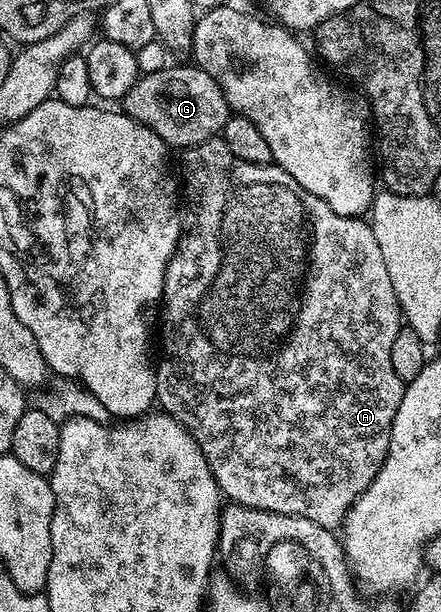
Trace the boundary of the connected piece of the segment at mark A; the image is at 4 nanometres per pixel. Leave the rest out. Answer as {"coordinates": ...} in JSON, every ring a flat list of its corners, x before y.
{"coordinates":[[220,136,186,149,183,156,183,202,189,205,189,218,187,214,187,225,165,273,165,360,160,377,164,413,177,419,197,441,197,447,203,452,222,495,232,503,269,513,305,517,325,527,340,527,357,498,375,480,388,456,389,433,406,387,391,362,392,341,403,327,401,306,388,278,387,268,382,265,375,232,370,223,360,217,339,216,339,212,319,200,319,196,311,196,303,184,295,181,280,166,256,166,247,164,247,160,239,160,239,156,227,148,224,138]]}

